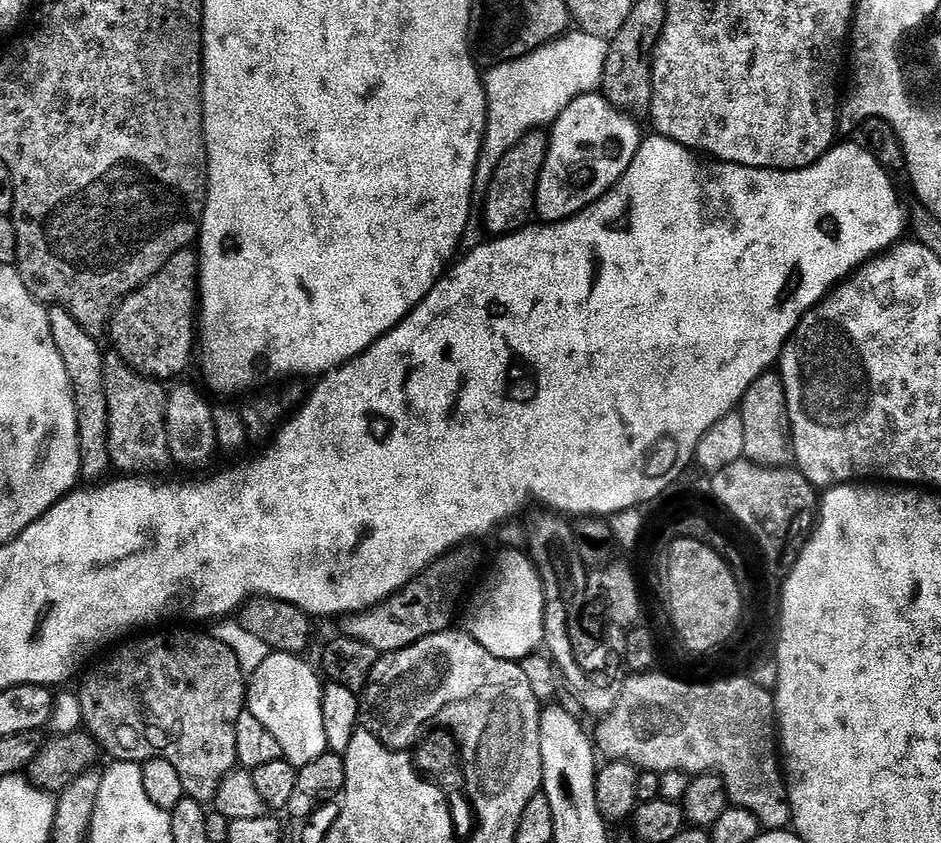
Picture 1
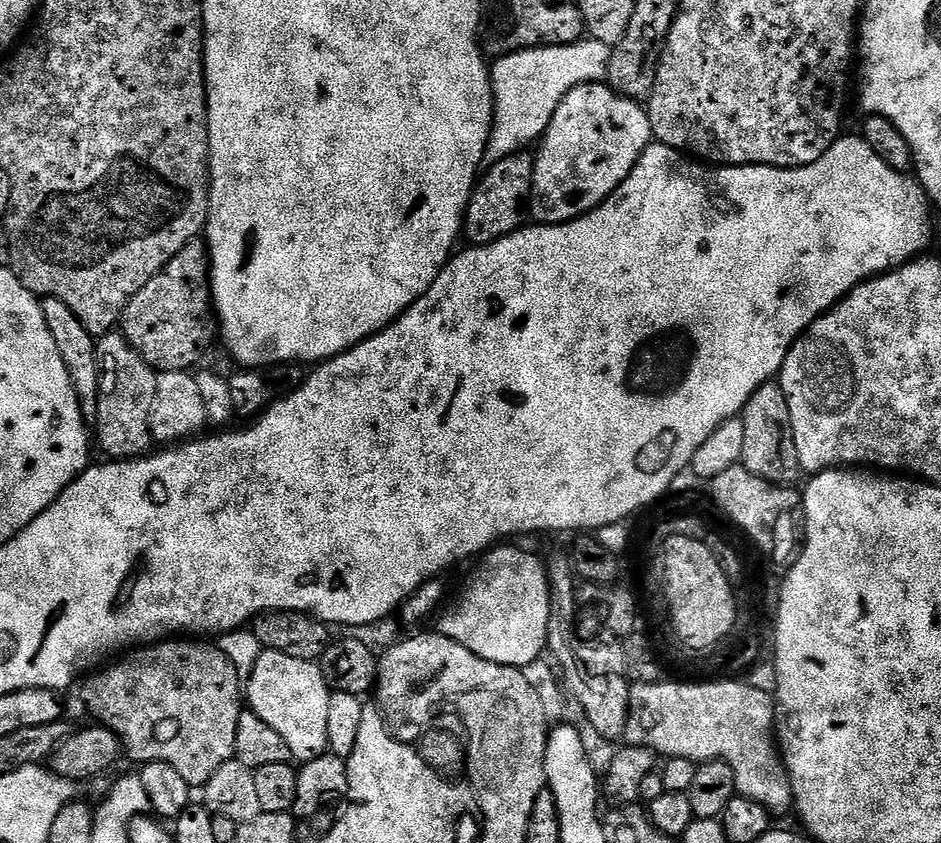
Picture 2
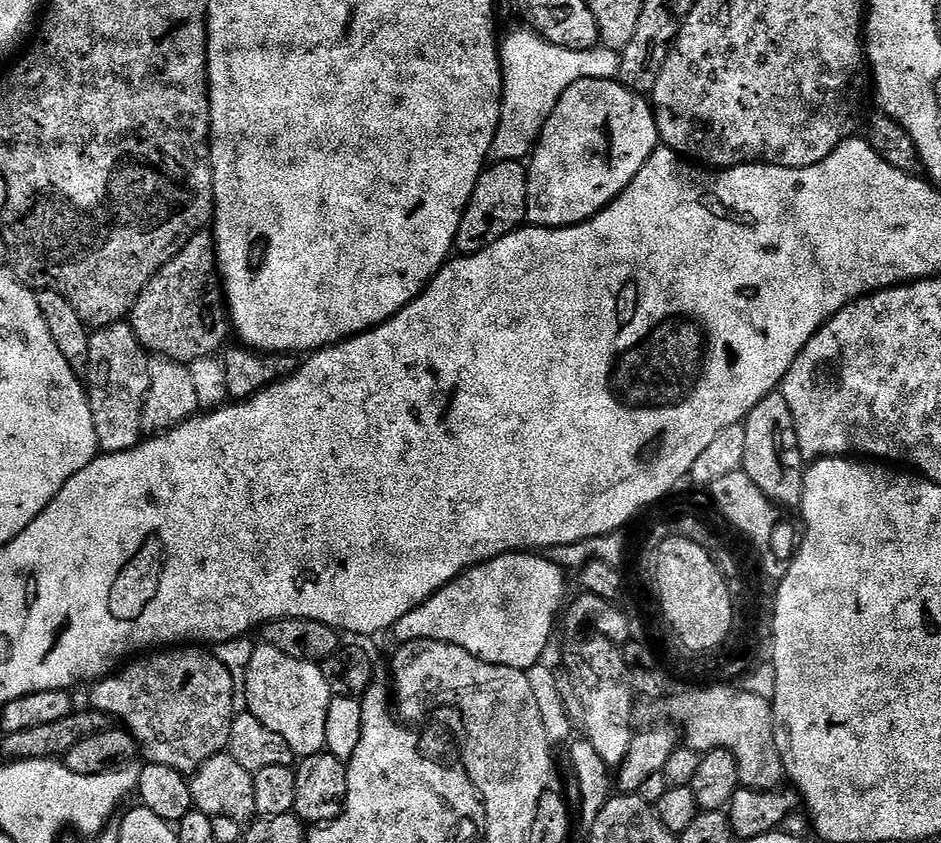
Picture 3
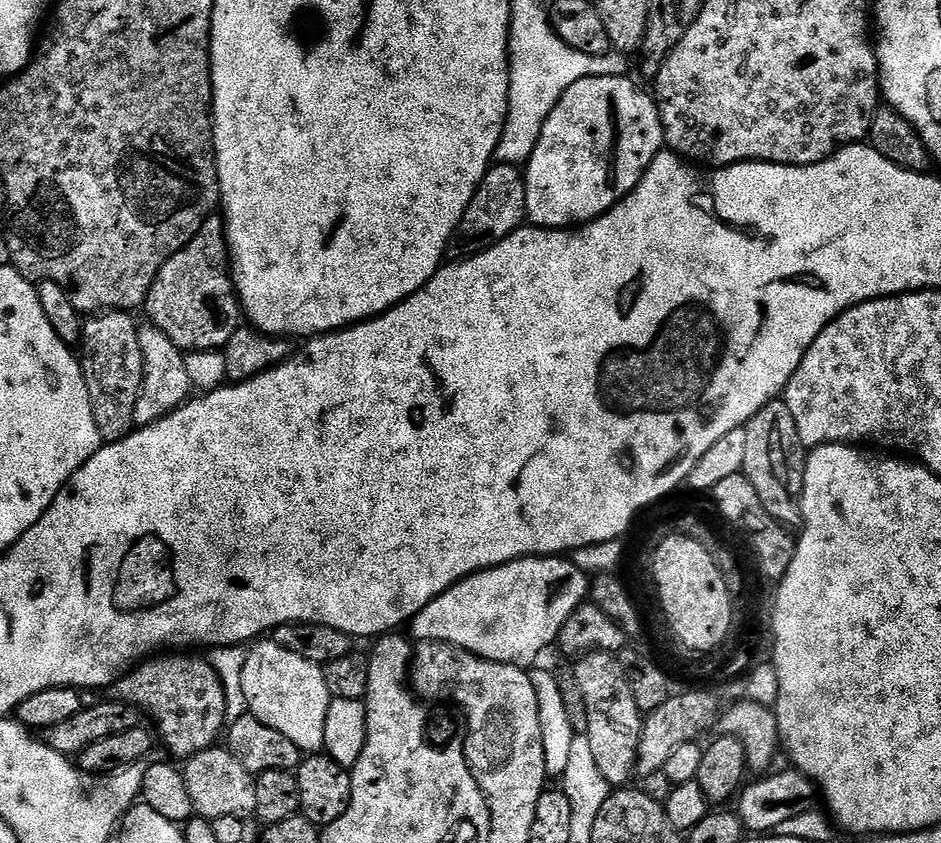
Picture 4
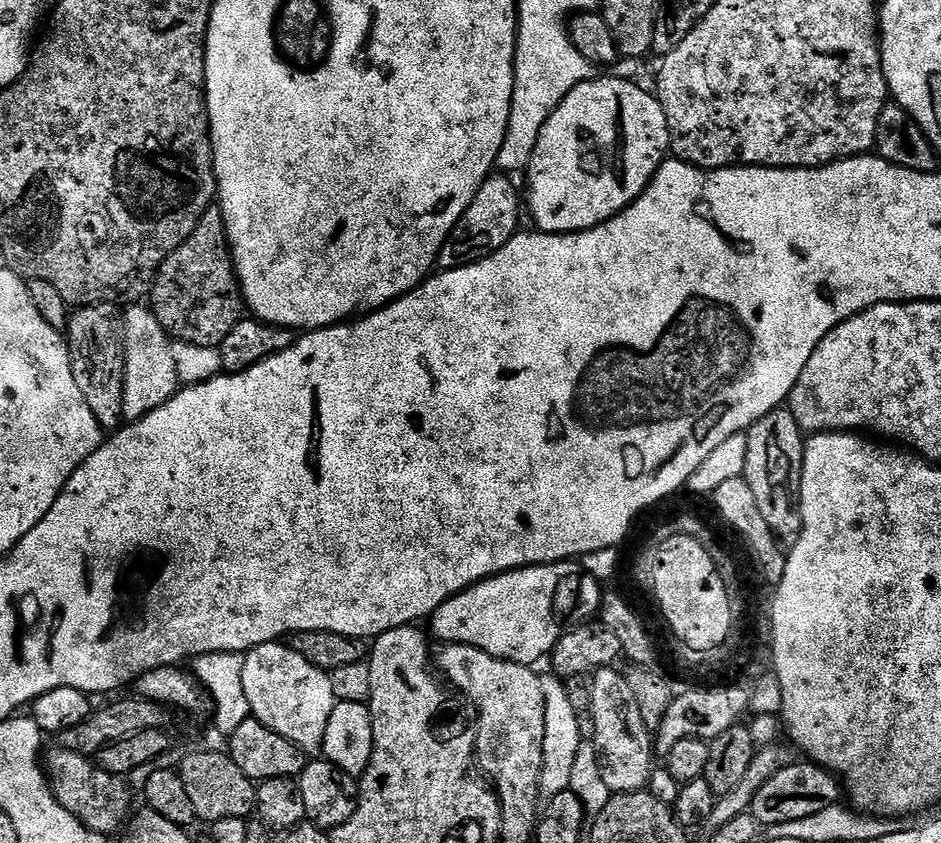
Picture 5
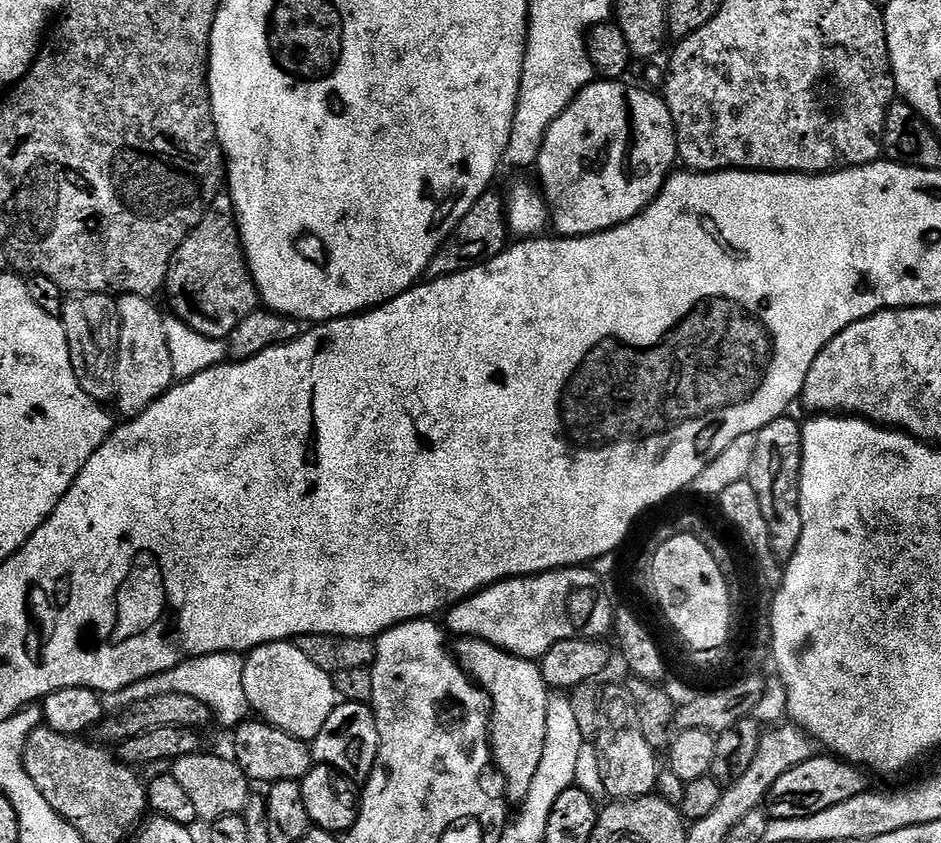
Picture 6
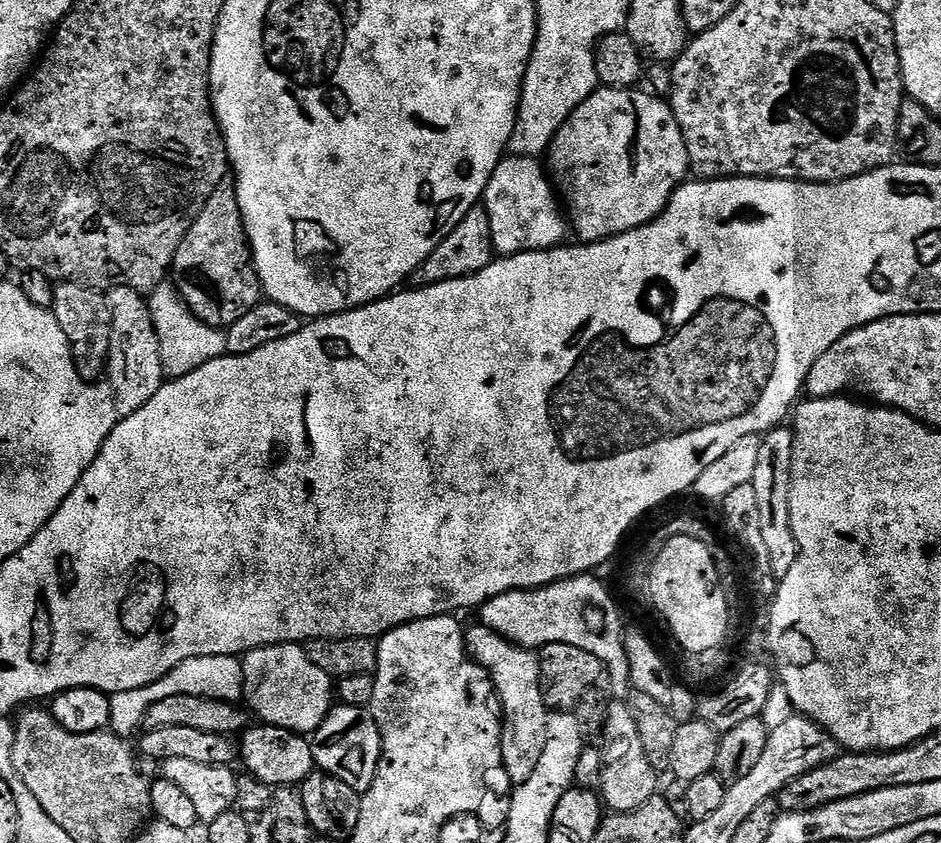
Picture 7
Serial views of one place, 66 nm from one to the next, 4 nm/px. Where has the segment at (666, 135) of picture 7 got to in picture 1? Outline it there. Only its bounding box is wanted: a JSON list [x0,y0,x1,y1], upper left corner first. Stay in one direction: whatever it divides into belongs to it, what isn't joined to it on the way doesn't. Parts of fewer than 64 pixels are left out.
[535,94,642,222]

